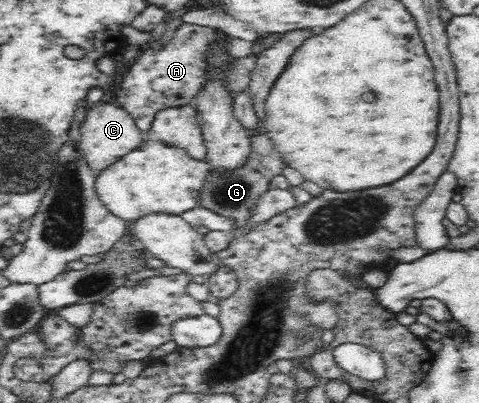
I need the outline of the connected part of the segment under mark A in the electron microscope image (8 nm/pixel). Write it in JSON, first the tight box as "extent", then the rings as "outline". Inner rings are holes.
{"extent":[117,24,212,135],"outline":[[[182,24],[171,41],[160,50],[147,46],[139,57],[130,65],[123,76],[120,89],[117,90],[117,101],[131,114],[144,134],[149,135],[151,122],[157,112],[165,108],[183,107],[192,103],[194,94],[200,90],[204,74],[204,52],[212,40],[210,27]]]}

